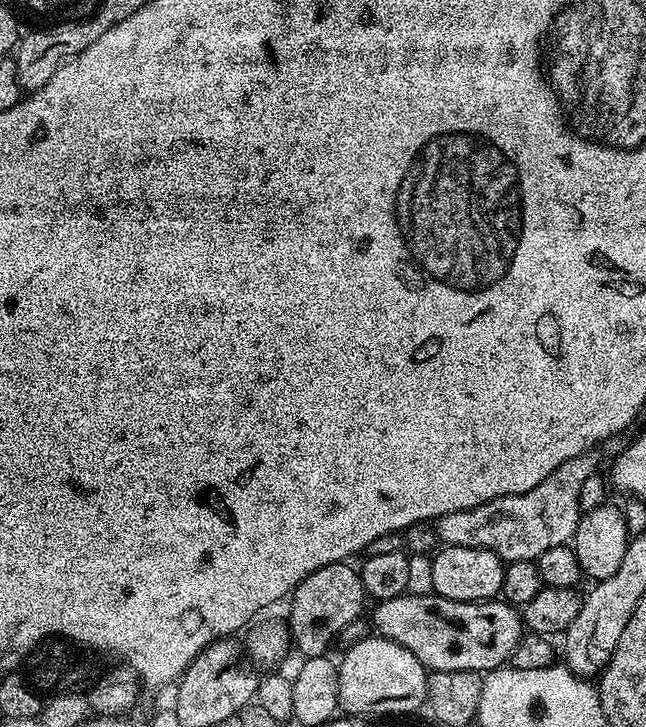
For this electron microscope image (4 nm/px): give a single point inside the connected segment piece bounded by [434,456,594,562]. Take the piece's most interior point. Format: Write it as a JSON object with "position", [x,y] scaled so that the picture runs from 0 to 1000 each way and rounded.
{"position":[805,724]}

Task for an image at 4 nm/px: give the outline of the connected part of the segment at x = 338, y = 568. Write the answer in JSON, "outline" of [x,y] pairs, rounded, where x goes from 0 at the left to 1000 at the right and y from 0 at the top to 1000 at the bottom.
{"outline":[[[528,773],[512,776],[511,779],[498,779],[492,784],[486,784],[474,795],[467,795],[467,801],[455,810],[449,821],[452,832],[446,836],[446,847],[443,846],[443,857],[449,865],[449,880],[458,891],[466,897],[466,904],[500,902],[509,895],[508,890],[515,890],[520,873],[526,871],[536,861],[542,861],[542,856],[559,851],[567,829],[563,807],[560,806],[560,795],[556,785],[550,780],[543,781],[543,774]]]}

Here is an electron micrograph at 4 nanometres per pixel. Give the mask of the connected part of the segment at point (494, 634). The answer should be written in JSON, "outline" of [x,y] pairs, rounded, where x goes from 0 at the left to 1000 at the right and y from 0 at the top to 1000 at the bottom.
{"outline":[[[635,820],[587,827],[573,858],[580,873],[616,883],[669,924],[754,927],[785,915],[814,865],[808,847],[779,824],[709,828],[689,820]]]}

